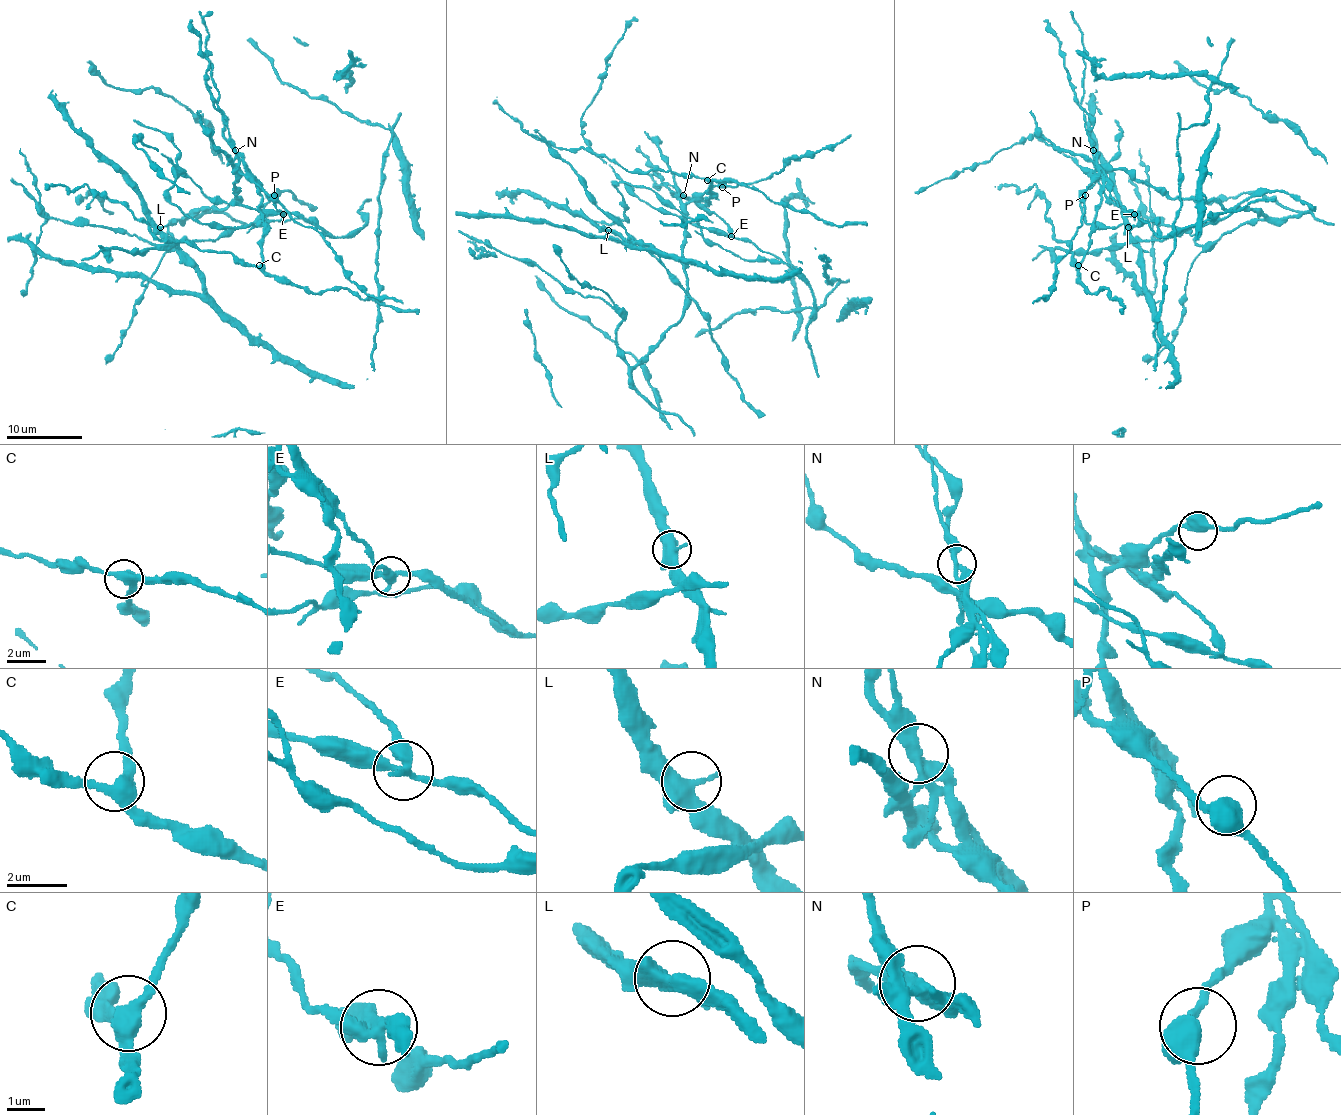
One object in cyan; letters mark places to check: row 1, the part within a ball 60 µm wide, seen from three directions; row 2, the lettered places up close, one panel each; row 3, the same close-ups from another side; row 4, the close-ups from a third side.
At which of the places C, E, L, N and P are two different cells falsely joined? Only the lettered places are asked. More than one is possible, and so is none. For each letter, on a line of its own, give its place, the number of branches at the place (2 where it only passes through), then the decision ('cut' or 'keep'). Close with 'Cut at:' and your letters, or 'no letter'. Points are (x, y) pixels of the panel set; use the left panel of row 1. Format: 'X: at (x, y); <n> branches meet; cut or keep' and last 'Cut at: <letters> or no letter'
C: at (259, 265); 3 branches meet; keep
E: at (283, 214); 3 branches meet; cut
L: at (160, 227); 3 branches meet; keep
N: at (235, 150); 3 branches meet; cut
P: at (274, 195); 3 branches meet; keep
Cut at: E, N

